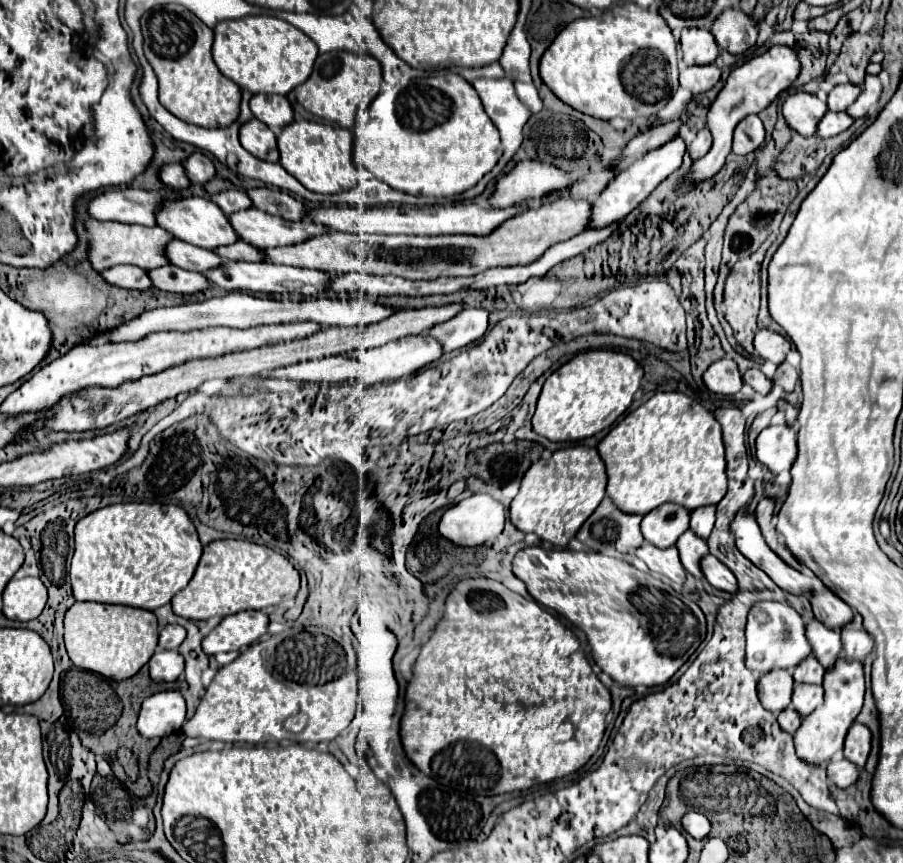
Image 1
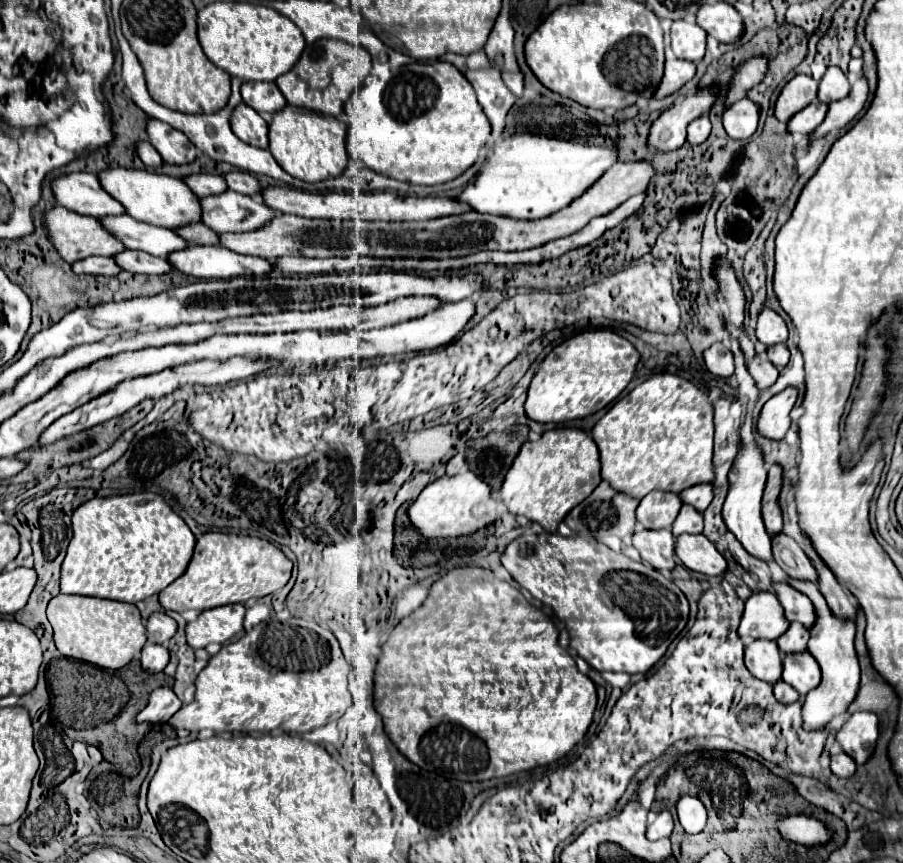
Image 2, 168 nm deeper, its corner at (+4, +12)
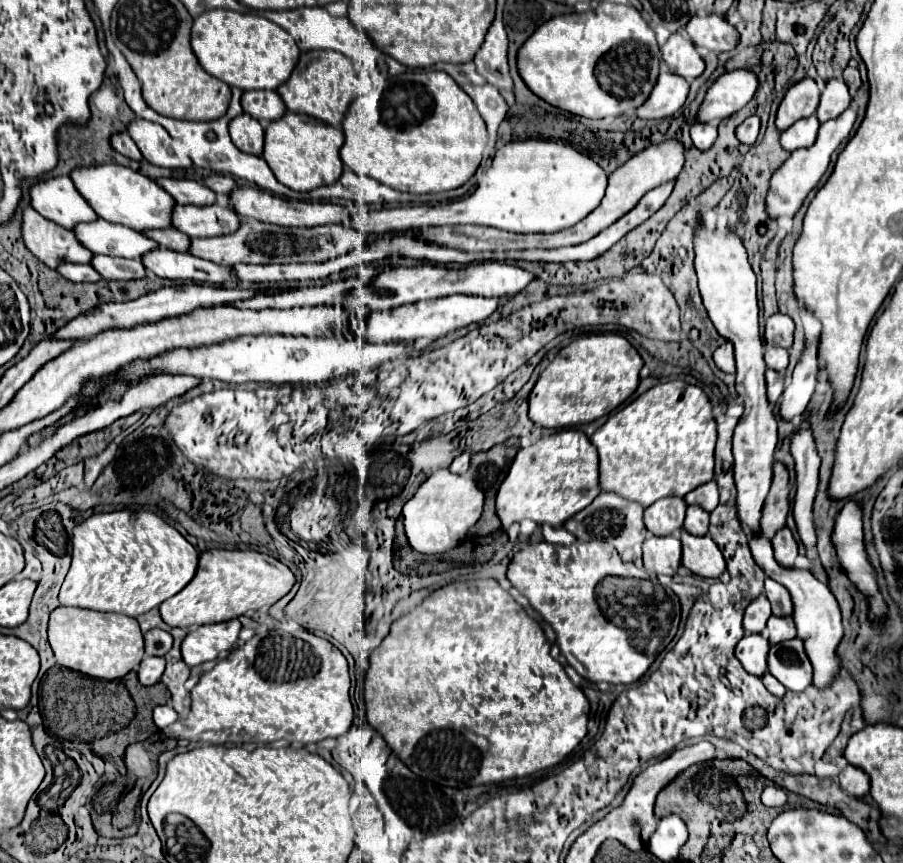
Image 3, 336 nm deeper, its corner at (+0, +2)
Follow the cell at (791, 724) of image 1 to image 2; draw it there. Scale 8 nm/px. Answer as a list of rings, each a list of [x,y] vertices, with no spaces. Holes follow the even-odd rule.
[[[779,679],[777,683],[773,683],[773,693],[775,693],[777,701],[781,701],[781,703],[793,703],[799,697],[799,693],[789,683],[785,683],[783,679]]]

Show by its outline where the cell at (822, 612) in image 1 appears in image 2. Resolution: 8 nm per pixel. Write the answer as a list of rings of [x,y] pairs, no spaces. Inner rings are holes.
[[[785,533],[773,535],[773,559],[775,563],[789,575],[789,577],[805,577],[807,581],[817,581],[817,573],[809,561],[809,557],[803,553],[801,545],[787,537]]]

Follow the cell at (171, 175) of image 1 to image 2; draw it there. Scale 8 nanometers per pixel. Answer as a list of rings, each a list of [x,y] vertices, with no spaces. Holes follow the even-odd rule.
[[[139,141],[135,145],[135,151],[139,155],[139,159],[147,165],[147,167],[159,167],[163,163],[161,155],[157,153],[157,149],[153,149],[153,145],[149,145],[149,141]]]

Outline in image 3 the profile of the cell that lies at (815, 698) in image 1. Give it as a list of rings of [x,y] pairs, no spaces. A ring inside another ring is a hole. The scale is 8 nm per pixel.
[[[799,637],[779,645],[771,645],[767,665],[769,673],[777,677],[789,691],[801,693],[813,681],[813,669]]]

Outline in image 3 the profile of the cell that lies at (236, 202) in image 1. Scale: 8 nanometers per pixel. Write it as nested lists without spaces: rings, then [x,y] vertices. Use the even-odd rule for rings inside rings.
[[[157,179],[157,183],[181,205],[213,205],[215,193],[199,181]]]

